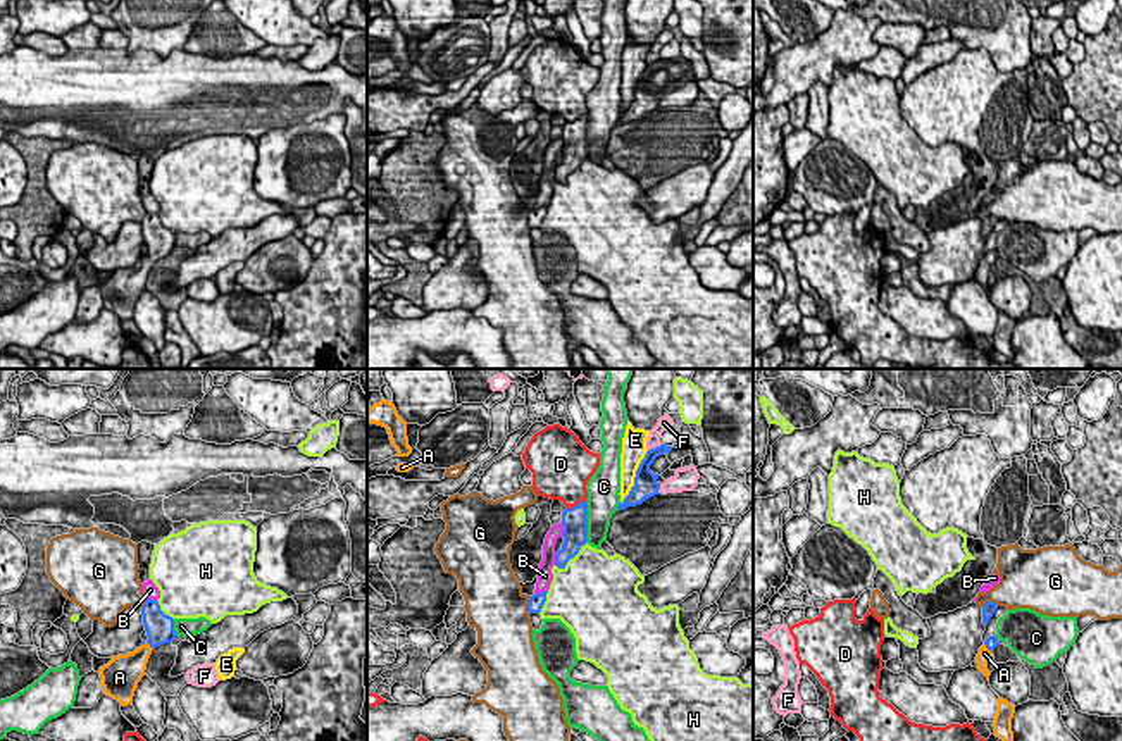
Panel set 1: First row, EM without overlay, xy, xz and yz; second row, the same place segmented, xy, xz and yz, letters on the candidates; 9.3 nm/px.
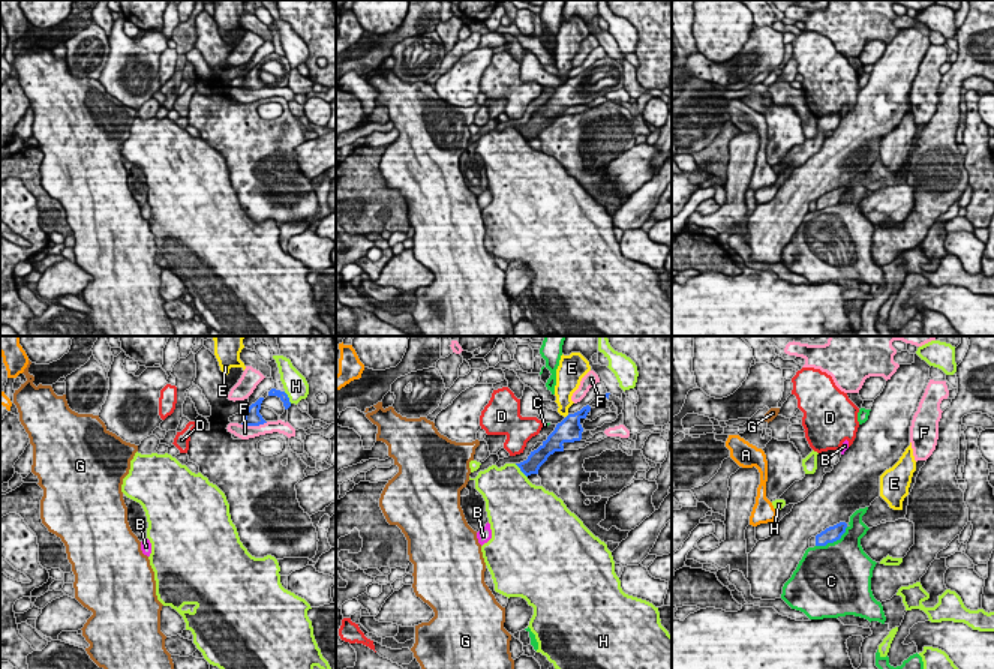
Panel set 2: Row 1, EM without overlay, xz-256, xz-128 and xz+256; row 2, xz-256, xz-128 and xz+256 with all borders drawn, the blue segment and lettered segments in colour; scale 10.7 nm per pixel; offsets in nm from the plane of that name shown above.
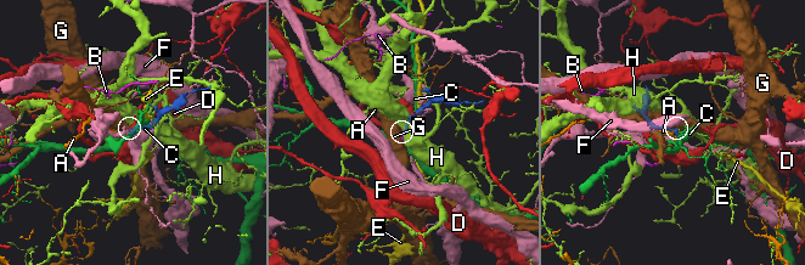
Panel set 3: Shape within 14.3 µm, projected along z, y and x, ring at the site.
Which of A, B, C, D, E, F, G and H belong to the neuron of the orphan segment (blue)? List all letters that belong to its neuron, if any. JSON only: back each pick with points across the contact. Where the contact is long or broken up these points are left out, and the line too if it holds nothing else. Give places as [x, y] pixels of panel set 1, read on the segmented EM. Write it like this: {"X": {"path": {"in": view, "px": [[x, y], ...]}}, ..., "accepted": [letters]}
{"A": {"path": {"in": "xy", "px": [[159, 628], [147, 641], [145, 650], [133, 664]]}}, "accepted": ["A"]}

